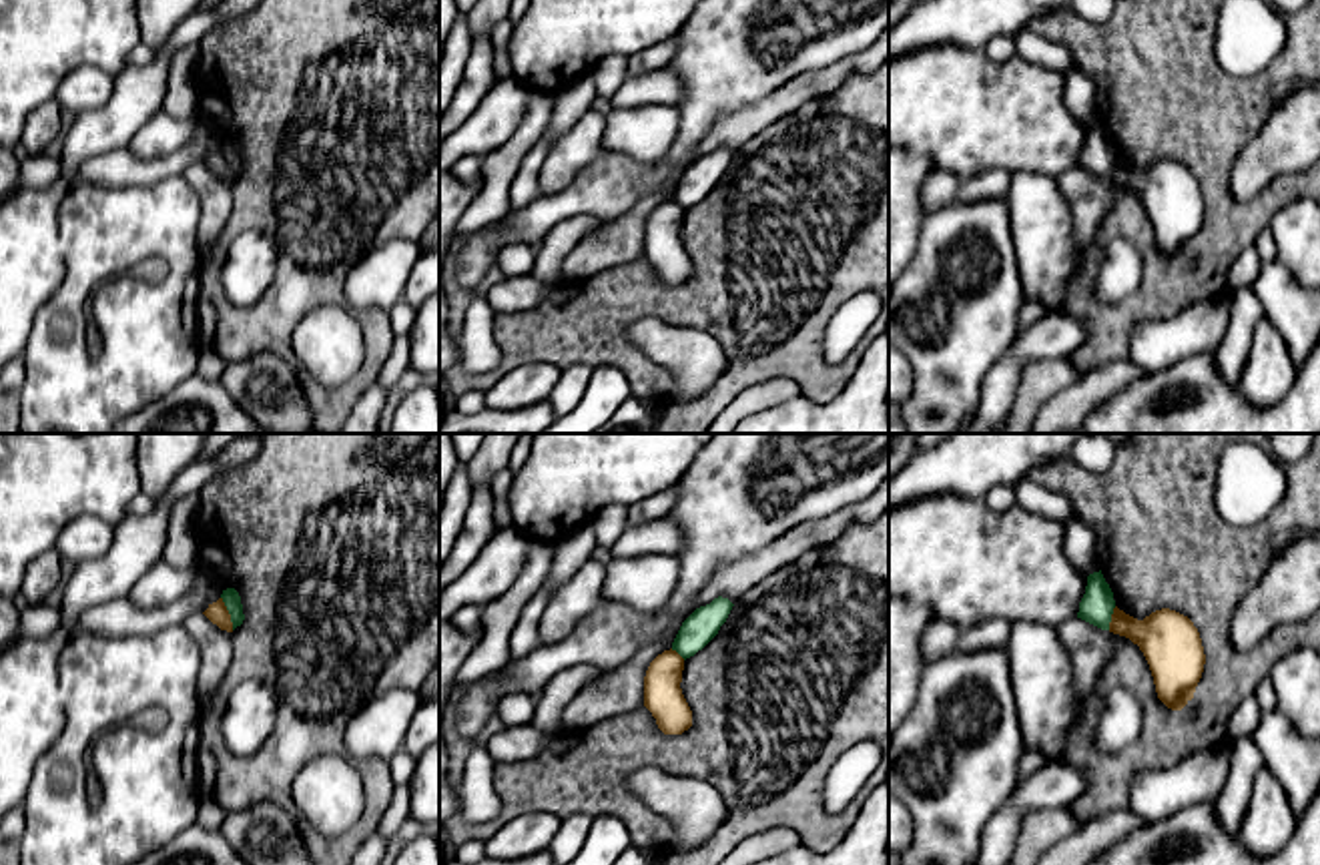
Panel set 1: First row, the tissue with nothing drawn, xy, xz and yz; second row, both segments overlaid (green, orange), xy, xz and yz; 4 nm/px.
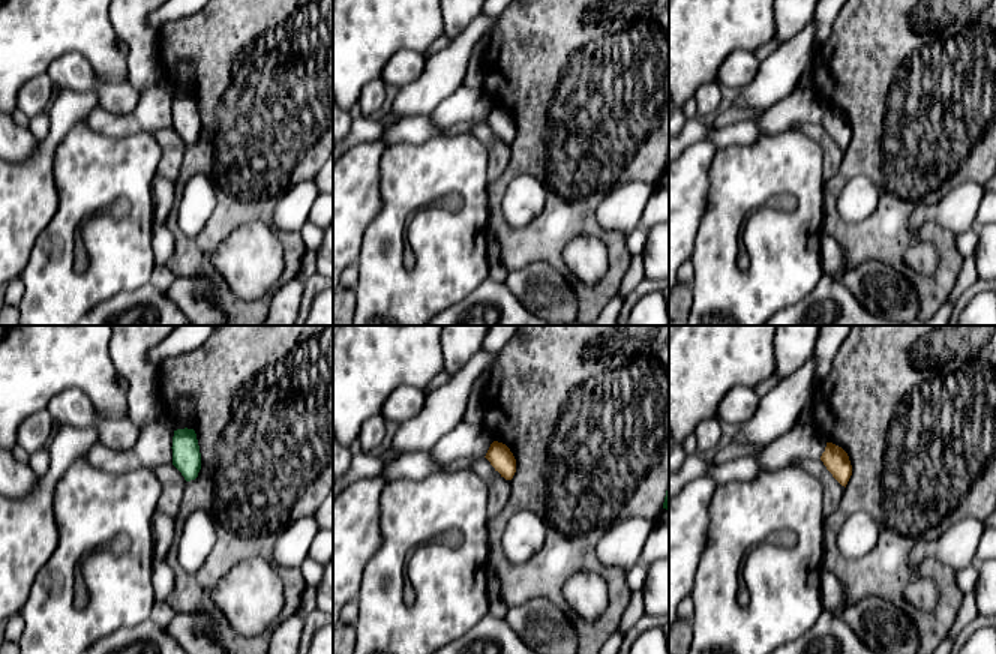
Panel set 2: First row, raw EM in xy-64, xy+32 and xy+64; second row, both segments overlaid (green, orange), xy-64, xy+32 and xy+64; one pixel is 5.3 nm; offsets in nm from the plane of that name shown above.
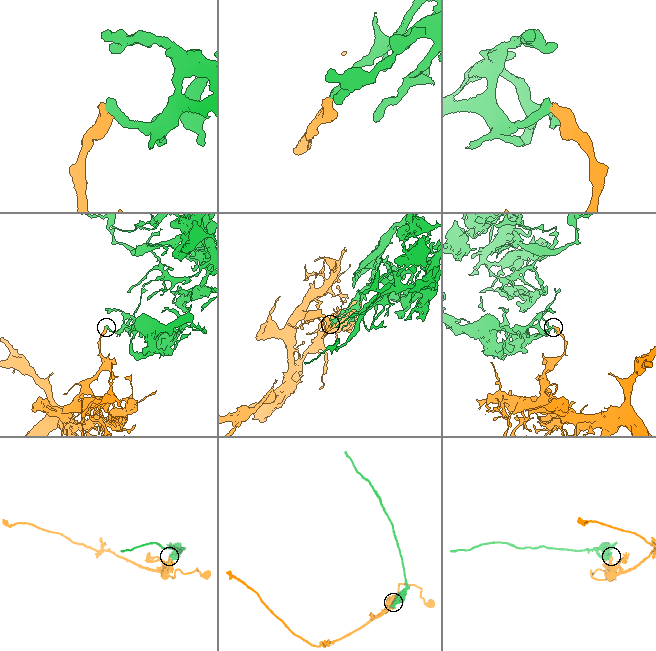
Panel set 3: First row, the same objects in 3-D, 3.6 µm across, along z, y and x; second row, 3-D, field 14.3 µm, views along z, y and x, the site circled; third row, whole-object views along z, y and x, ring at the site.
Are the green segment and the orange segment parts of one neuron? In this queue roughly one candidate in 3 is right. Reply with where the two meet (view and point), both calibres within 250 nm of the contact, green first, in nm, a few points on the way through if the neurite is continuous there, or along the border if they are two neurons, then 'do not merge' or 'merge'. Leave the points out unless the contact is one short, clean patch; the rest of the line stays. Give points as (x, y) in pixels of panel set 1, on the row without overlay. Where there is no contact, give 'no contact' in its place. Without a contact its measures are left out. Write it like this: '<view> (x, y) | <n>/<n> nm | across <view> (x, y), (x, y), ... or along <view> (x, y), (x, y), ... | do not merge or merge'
xy (229, 163) | 70/90 nm | along xy (221, 147), (233, 179) | do not merge

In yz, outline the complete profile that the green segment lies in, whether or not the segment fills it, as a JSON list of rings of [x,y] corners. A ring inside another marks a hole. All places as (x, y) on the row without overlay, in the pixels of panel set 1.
[[[1101,120],[1089,124],[1085,145],[1079,153],[1077,169],[1101,181],[1109,181],[1113,159],[1115,159],[1113,142],[1105,132]]]

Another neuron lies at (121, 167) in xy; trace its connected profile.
[[[197,120],[193,140],[173,155],[142,161],[132,155],[130,147],[108,151],[86,161],[78,169],[74,185],[128,187],[183,177],[193,165],[203,165],[221,145],[223,138],[217,130],[209,122]]]

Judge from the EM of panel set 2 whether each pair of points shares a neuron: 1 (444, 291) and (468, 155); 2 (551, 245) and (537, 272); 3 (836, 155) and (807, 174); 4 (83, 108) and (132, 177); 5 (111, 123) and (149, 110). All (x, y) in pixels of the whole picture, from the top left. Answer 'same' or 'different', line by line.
1: same
2: different
3: different
4: different
5: same

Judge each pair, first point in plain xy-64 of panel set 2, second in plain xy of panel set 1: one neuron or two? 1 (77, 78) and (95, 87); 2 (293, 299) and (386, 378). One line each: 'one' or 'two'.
1: one
2: two

